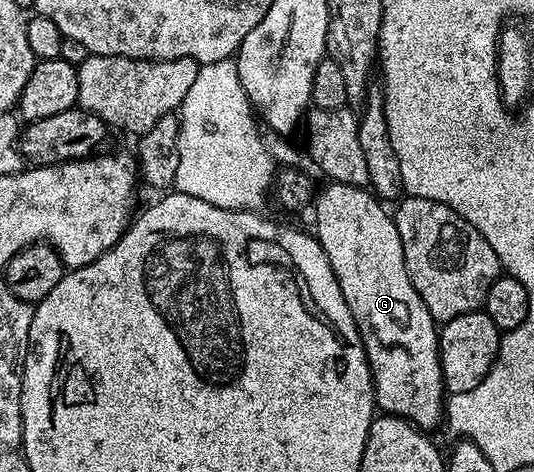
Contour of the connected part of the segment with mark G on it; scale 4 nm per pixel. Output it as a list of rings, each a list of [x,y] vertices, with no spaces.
[[[338,181],[326,184],[326,186],[326,189],[322,193],[320,190],[315,197],[315,210],[317,209],[317,229],[315,228],[315,236],[331,263],[331,271],[335,271],[335,279],[339,283],[339,291],[343,291],[343,299],[347,299],[347,307],[351,307],[351,319],[355,319],[355,327],[363,339],[363,347],[369,360],[369,370],[373,376],[373,390],[377,396],[377,409],[382,414],[391,417],[401,417],[404,421],[409,421],[422,431],[433,431],[436,425],[440,426],[442,424],[447,400],[445,380],[441,374],[439,343],[437,342],[439,325],[438,322],[433,320],[431,311],[427,311],[423,299],[419,299],[419,291],[415,291],[415,287],[407,275],[407,263],[403,259],[403,243],[399,239],[399,231],[397,230],[397,224],[393,221],[393,213],[390,210],[385,210],[388,208],[368,188],[360,189],[359,187],[351,187]]]

